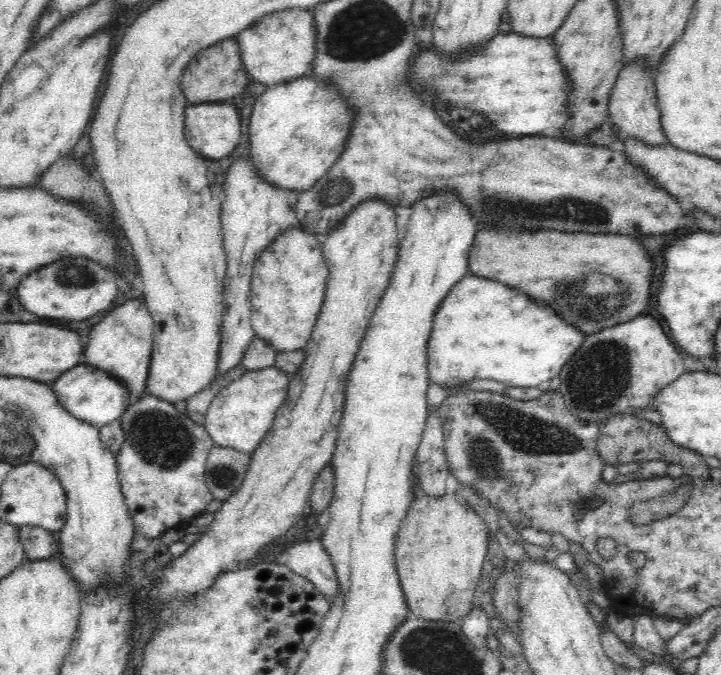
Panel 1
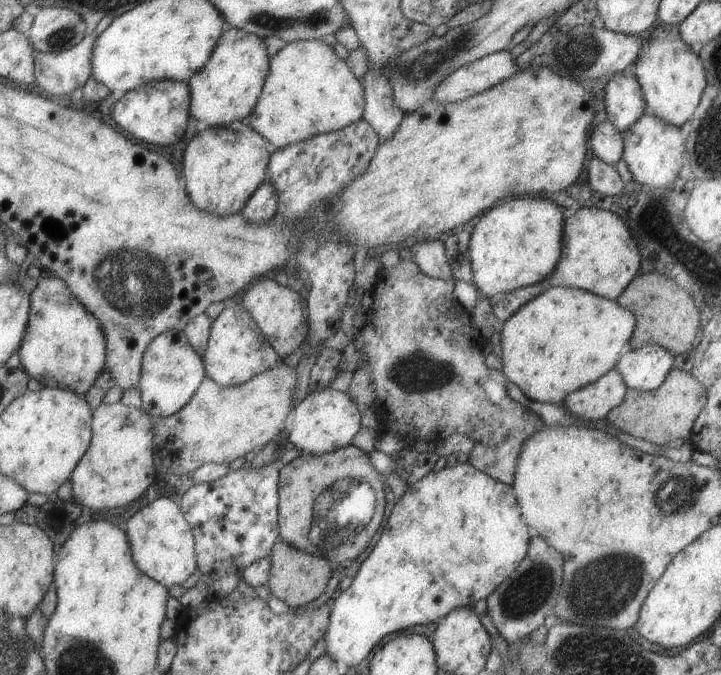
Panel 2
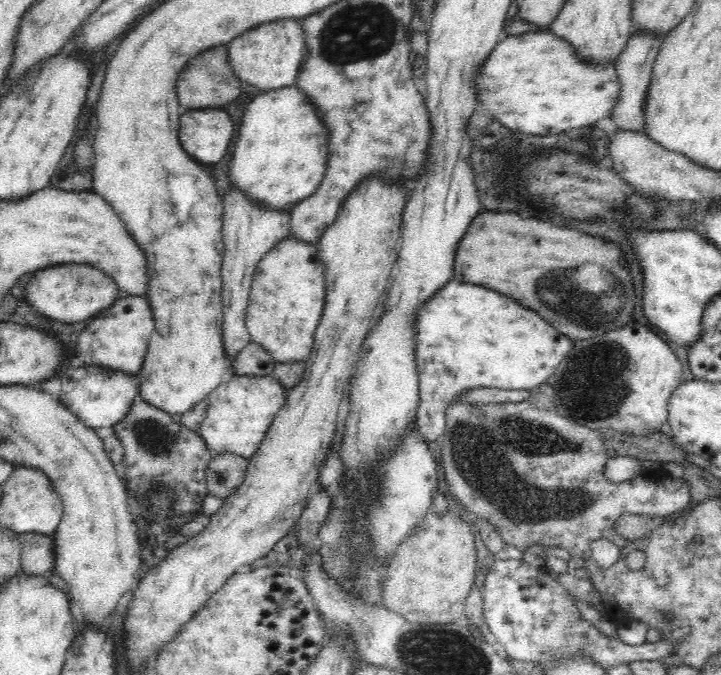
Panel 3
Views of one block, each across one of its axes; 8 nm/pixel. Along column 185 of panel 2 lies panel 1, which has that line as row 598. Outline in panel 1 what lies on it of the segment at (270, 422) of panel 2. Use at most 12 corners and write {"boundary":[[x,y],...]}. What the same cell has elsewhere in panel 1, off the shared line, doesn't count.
{"boundary":[[455,495],[415,498],[394,541],[409,614],[459,622],[488,529]]}

